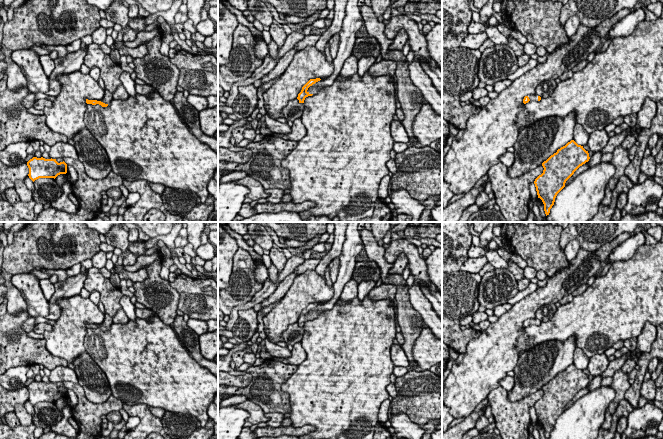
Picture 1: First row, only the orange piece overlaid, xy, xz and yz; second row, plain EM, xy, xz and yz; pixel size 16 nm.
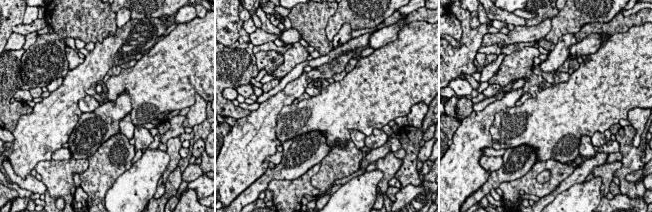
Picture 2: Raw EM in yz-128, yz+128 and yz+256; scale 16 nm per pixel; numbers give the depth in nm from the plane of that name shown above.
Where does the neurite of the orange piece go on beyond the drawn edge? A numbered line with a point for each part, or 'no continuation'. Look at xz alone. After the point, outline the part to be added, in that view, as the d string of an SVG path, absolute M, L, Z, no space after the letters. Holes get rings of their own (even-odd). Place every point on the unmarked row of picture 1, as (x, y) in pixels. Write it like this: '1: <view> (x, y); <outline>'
1: xz (353, 245); M348 222L337 280L333 283L333 297L323 305L318 305L308 312L309 318L316 318L320 311L331 310L339 300L345 284L351 280L356 264L356 257L364 250L363 241L358 230L359 222Z

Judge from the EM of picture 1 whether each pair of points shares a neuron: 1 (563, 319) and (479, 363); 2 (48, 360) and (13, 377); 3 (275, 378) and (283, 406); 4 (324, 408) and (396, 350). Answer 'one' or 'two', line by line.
1: two
2: two
3: one
4: two

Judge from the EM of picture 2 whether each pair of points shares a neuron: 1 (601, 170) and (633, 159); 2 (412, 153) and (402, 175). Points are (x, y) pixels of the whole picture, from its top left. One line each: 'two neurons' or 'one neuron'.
1: two neurons
2: one neuron

